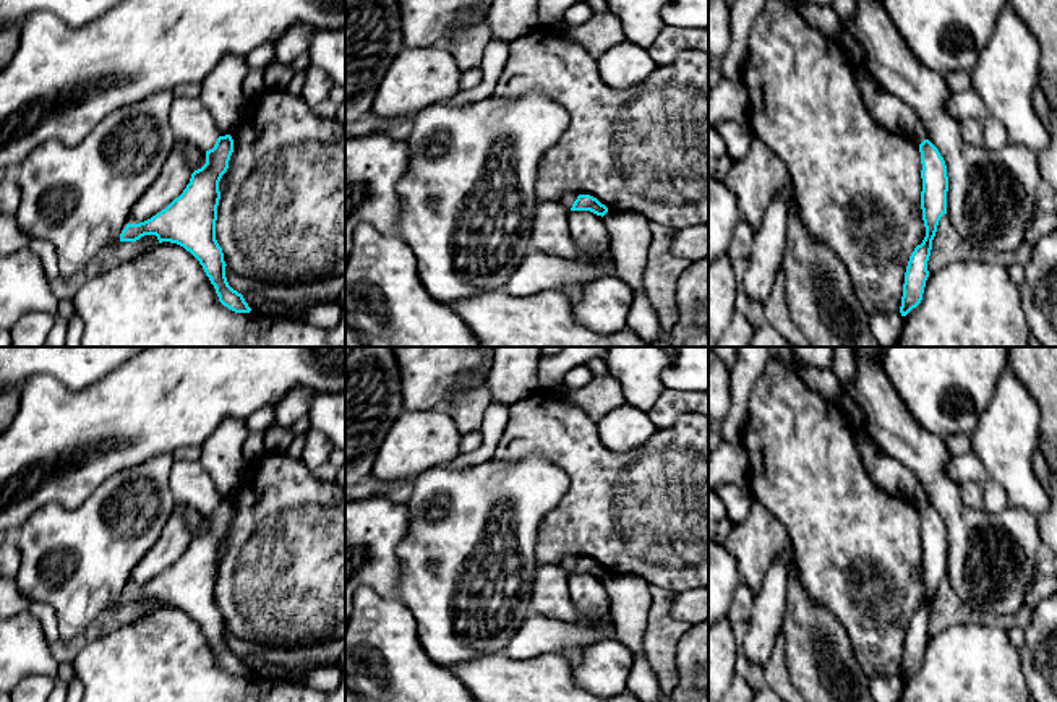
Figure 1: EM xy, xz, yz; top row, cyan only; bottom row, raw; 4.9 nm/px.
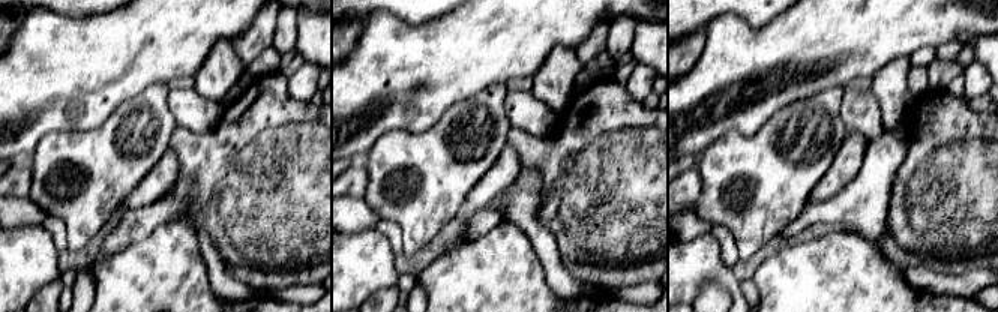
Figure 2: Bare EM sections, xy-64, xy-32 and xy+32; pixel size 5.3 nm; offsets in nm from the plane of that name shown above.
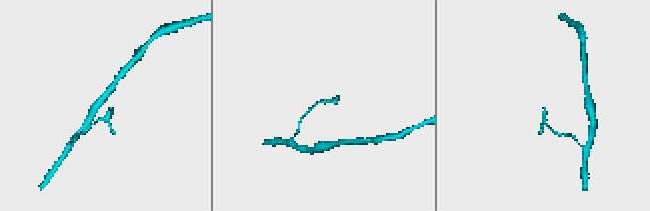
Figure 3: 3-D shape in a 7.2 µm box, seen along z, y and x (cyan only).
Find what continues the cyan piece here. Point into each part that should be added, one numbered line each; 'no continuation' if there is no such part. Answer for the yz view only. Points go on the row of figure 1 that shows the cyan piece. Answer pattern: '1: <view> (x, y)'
no continuation

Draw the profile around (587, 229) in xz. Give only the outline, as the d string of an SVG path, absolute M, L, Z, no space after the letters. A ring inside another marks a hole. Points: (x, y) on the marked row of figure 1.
M569 211L567 225L572 240L580 250L577 259L582 261L610 261L610 235L603 217L590 211Z

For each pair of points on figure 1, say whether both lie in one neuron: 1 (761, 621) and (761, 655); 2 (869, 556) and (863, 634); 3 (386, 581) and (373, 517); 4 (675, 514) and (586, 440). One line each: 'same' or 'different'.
1: same
2: same
3: same
4: same

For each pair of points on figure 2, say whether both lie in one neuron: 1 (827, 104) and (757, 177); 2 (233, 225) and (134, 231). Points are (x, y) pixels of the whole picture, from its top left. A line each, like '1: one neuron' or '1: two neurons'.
1: one neuron
2: one neuron

